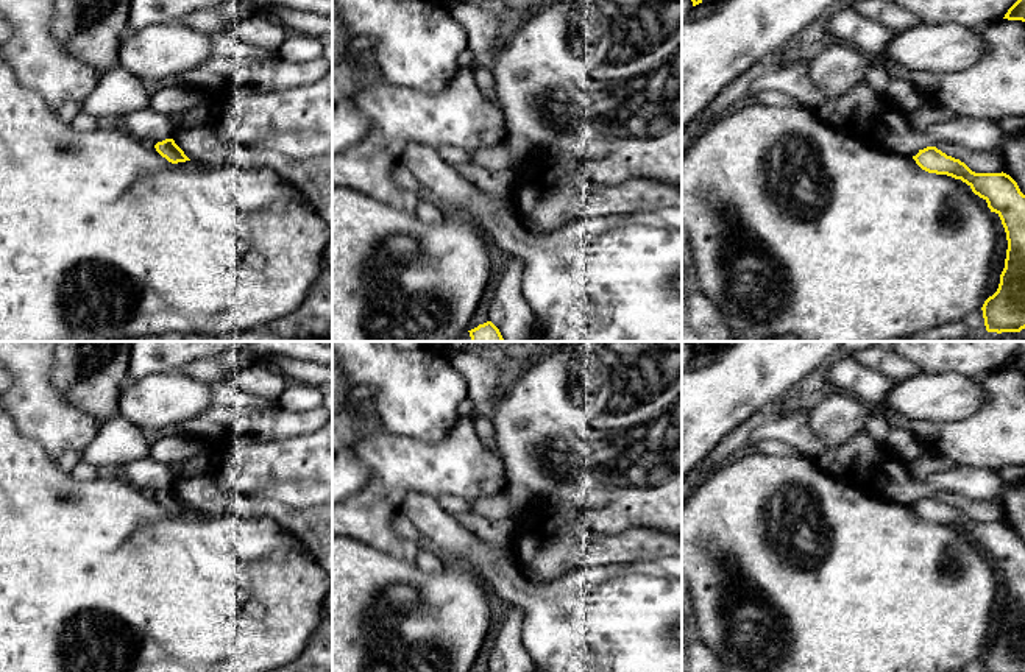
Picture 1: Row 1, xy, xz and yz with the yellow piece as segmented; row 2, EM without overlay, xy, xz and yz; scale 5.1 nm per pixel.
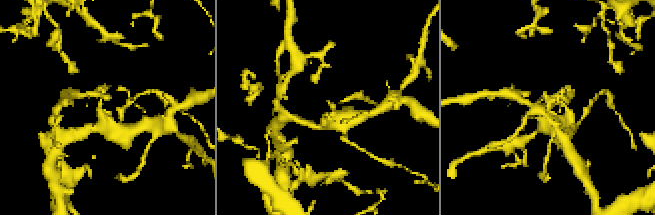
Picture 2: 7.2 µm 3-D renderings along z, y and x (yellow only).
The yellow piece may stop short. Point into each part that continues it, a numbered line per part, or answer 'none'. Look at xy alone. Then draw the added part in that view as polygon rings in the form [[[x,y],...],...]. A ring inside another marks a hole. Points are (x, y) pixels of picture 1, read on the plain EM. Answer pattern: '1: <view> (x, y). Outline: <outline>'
none

